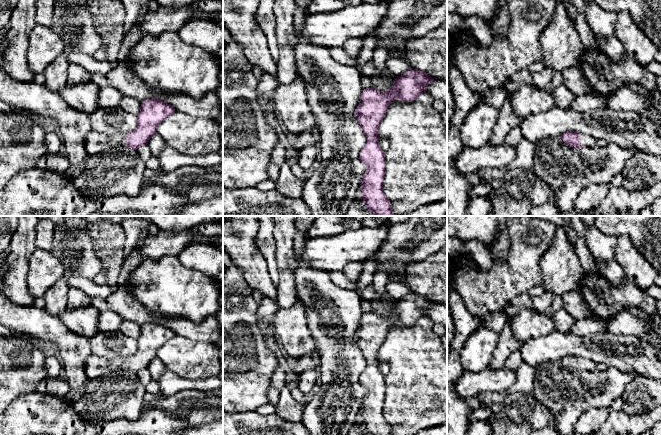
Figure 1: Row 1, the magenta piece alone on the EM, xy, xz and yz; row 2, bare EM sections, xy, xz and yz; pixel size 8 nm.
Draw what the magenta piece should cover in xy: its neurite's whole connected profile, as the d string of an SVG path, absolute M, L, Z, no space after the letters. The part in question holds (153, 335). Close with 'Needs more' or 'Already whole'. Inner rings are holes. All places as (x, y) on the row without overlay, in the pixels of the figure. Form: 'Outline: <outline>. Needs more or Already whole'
Outline: M158 322L141 325L141 335L137 339L137 351L128 357L113 359L91 354L86 359L85 373L88 379L99 379L110 373L131 372L137 374L147 369L156 358L157 351L175 336L173 330Z. Needs more

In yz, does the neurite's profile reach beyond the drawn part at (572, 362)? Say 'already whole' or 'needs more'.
needs more

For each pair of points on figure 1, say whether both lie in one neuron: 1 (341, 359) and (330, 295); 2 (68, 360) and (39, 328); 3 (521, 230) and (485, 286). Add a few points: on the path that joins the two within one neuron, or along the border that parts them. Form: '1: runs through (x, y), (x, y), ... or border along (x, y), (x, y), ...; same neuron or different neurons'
1: runs through (339, 343), (339, 325), (333, 319), (332, 311); same neuron
2: runs through (64, 350), (64, 346), (49, 331); same neuron
3: runs through (521, 245), (521, 254), (500, 275); same neuron

